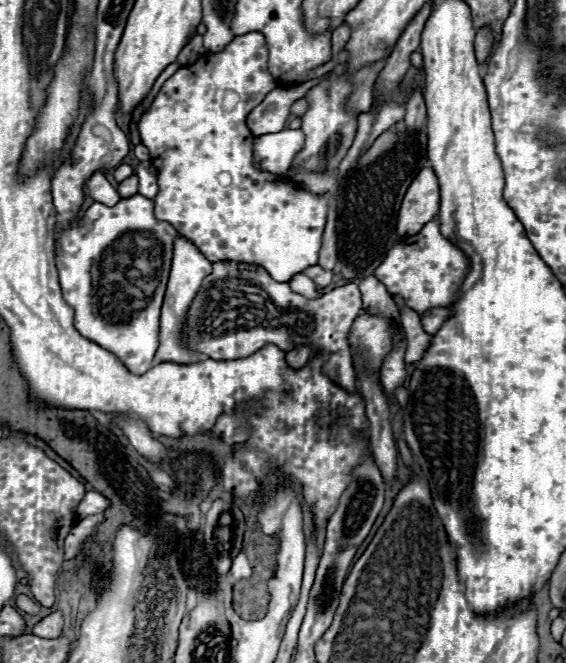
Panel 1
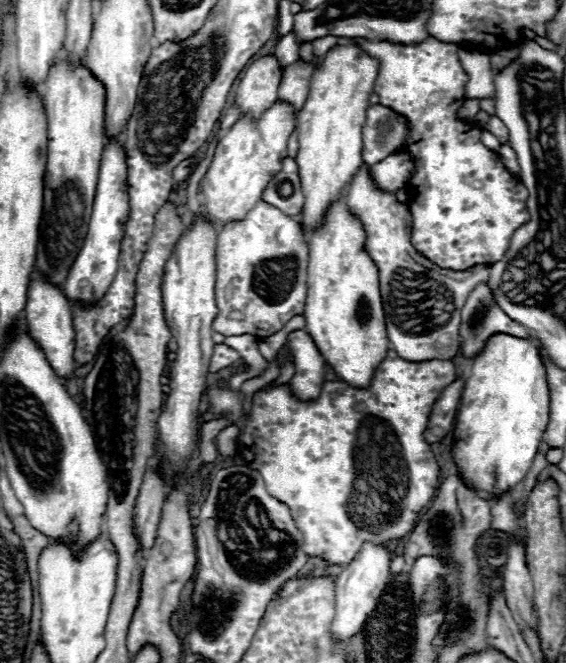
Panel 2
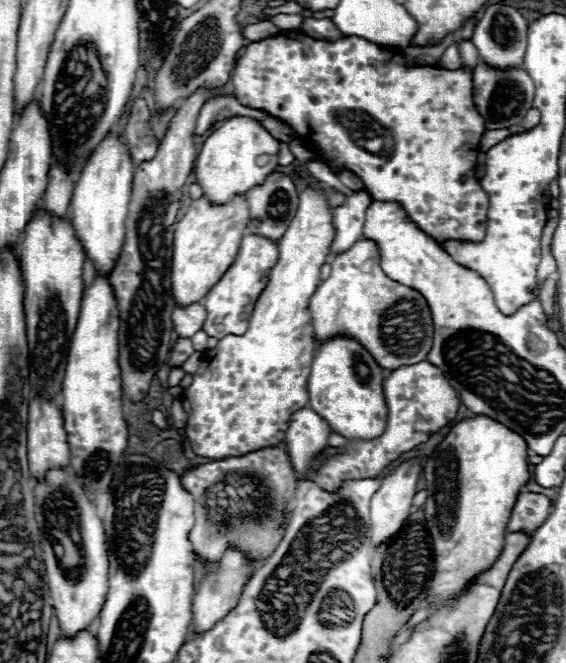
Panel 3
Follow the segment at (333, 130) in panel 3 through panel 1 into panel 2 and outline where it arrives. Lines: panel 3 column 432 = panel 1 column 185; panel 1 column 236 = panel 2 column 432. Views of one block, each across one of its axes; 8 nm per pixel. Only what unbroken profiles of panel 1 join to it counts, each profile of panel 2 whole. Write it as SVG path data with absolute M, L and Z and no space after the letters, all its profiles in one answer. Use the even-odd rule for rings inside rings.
M430 36L420 44L394 44L388 40L380 42L360 42L362 50L380 60L380 72L374 84L374 92L380 96L380 104L392 108L410 122L410 138L402 150L410 152L416 160L416 172L410 178L408 192L410 198L418 198L418 210L412 212L412 246L448 270L468 270L476 264L494 264L506 254L514 232L530 220L526 200L528 188L518 176L512 176L500 154L488 150L480 140L480 128L456 118L458 108L464 104L464 88L468 84L468 74L460 64L458 48L454 44L440 42Z

